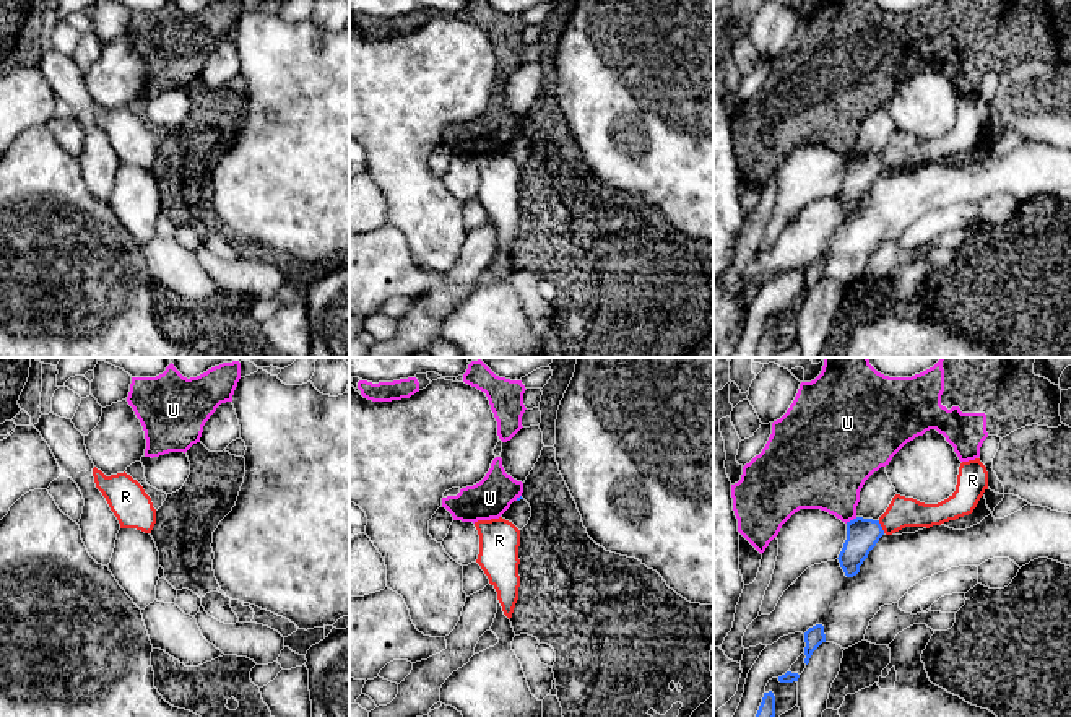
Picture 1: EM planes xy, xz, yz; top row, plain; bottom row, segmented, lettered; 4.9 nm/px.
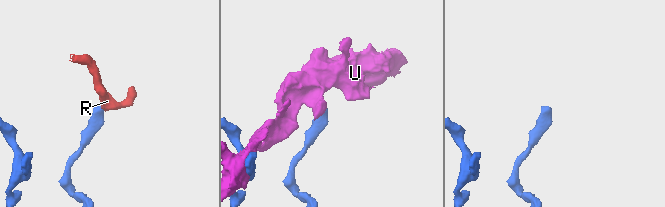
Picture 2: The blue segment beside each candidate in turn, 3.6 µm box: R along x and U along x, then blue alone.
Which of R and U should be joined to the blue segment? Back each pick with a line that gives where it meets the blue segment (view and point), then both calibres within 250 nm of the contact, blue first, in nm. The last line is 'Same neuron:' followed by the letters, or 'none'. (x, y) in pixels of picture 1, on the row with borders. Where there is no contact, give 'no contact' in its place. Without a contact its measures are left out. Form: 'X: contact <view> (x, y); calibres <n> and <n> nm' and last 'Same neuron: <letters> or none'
Same neuron: none

